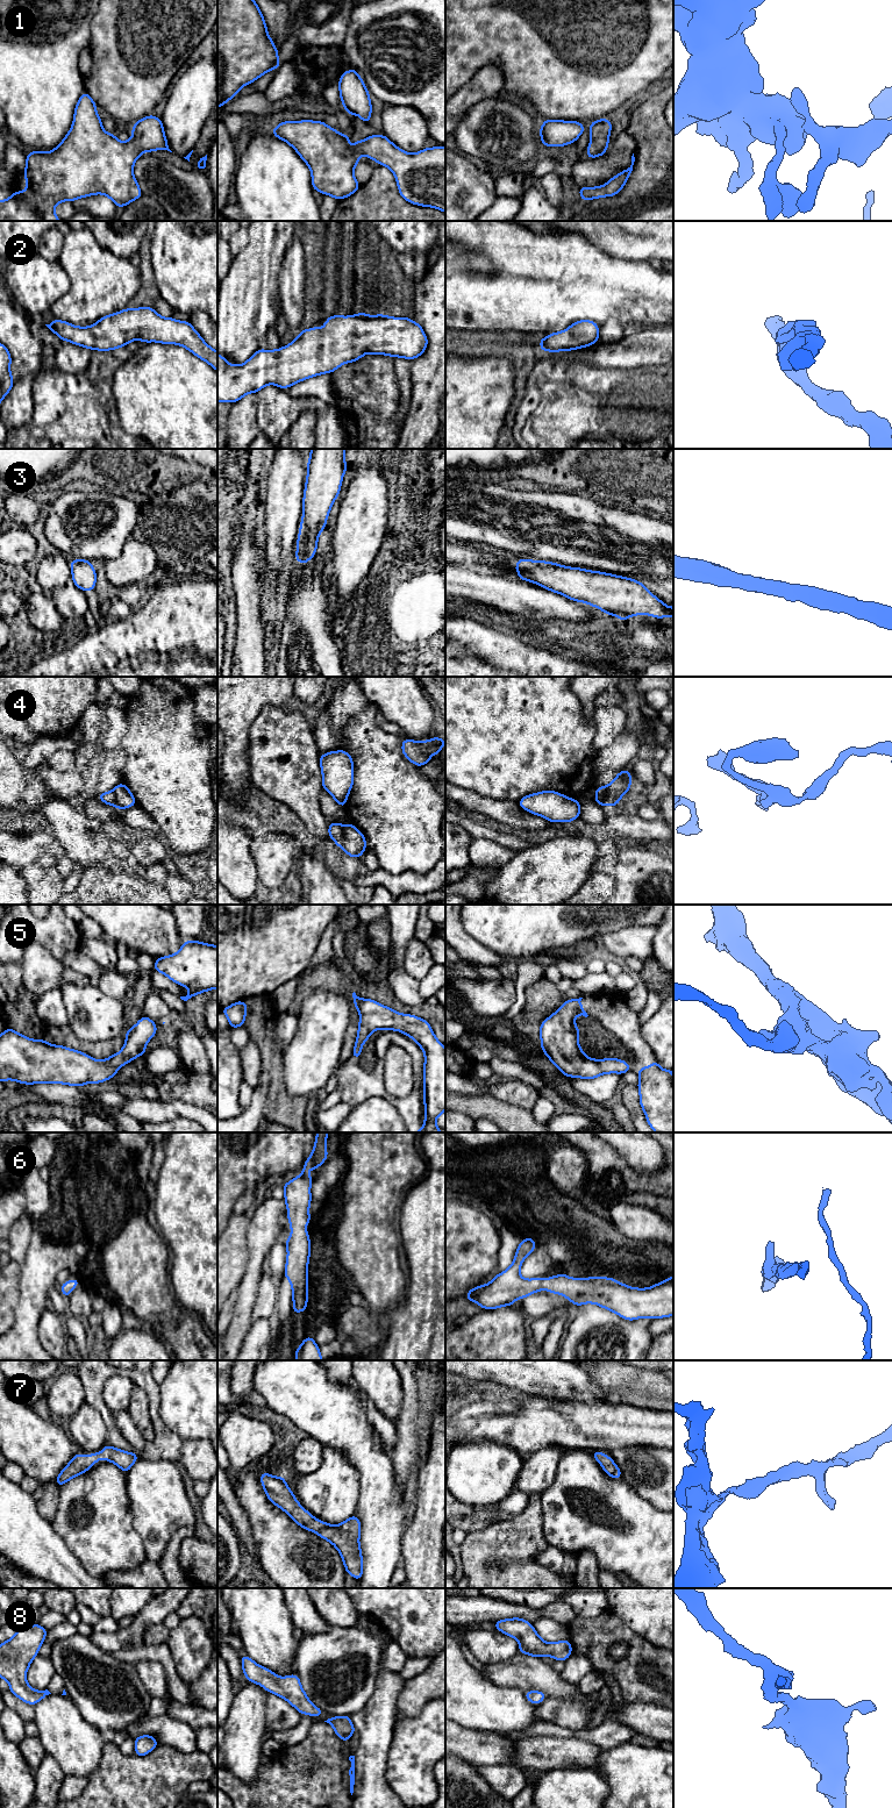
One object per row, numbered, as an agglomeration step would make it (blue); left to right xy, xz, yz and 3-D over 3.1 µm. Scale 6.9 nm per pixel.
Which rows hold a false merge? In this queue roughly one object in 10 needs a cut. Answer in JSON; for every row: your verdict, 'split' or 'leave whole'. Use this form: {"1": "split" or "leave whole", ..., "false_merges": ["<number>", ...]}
{"1": "leave whole", "2": "leave whole", "3": "leave whole", "4": "split", "5": "leave whole", "6": "leave whole", "7": "leave whole", "8": "leave whole", "false_merges": ["4"]}

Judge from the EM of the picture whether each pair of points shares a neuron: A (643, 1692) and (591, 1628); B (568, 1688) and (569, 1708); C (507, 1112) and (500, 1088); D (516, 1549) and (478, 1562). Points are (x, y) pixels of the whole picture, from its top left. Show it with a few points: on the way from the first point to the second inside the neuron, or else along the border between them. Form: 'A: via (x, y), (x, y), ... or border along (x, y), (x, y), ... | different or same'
A: via (626, 1674), (621, 1670), (615, 1669), (594, 1645) | same
B: border along (547, 1696), (580, 1700), (590, 1713) | different
C: border along (477, 1094), (491, 1094), (528, 1109) | different
D: via (507, 1549), (491, 1549), (487, 1552) | same

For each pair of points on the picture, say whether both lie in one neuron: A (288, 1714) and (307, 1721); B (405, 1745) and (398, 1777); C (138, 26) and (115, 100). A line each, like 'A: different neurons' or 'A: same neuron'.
A: different neurons
B: same neuron
C: same neuron

